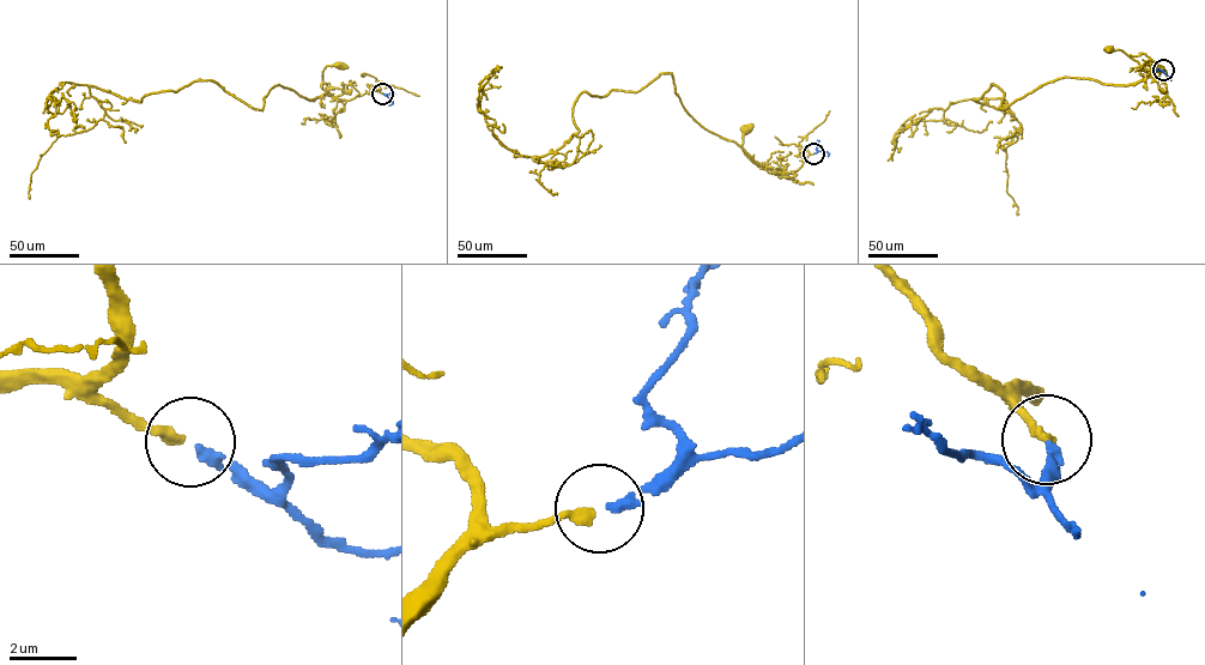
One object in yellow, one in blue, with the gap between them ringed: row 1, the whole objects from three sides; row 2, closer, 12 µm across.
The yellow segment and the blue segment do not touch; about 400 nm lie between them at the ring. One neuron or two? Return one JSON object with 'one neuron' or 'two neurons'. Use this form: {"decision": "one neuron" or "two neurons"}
{"decision": "one neuron"}

